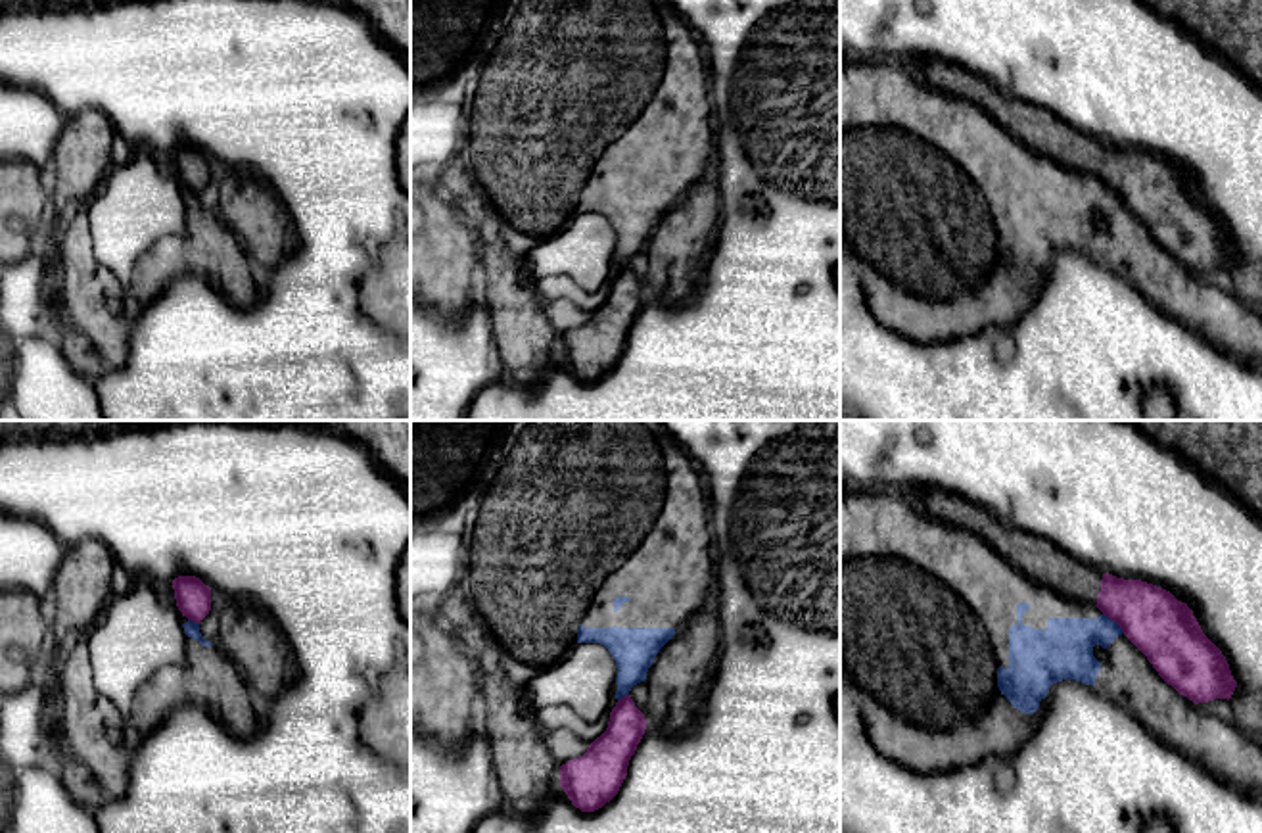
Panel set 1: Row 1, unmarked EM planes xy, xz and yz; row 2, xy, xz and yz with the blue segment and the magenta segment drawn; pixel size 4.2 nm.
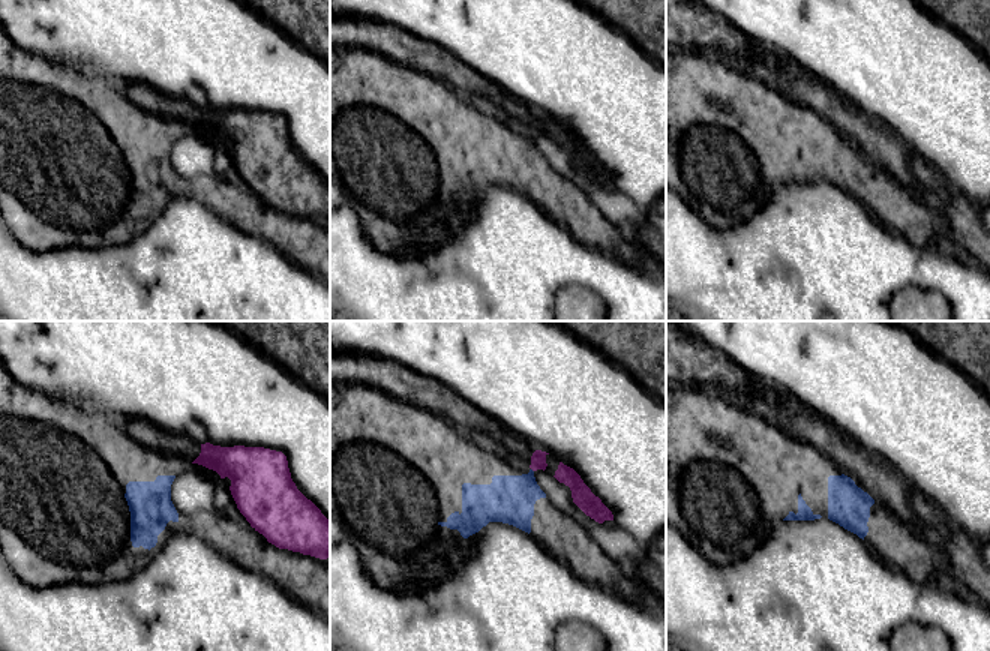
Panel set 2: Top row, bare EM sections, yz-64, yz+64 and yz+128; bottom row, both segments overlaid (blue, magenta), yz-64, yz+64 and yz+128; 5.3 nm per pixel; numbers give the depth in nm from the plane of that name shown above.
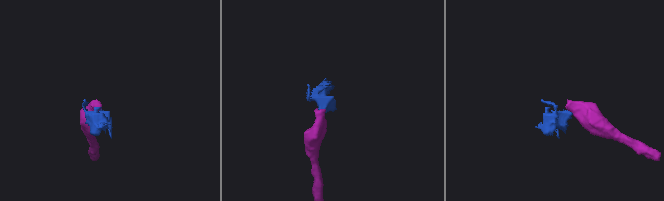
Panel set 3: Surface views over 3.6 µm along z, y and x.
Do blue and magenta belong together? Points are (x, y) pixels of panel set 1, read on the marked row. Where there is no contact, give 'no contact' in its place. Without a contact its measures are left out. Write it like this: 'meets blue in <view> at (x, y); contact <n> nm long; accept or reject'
meets blue in yz at (1115, 622); contact 130 nm long; reject

